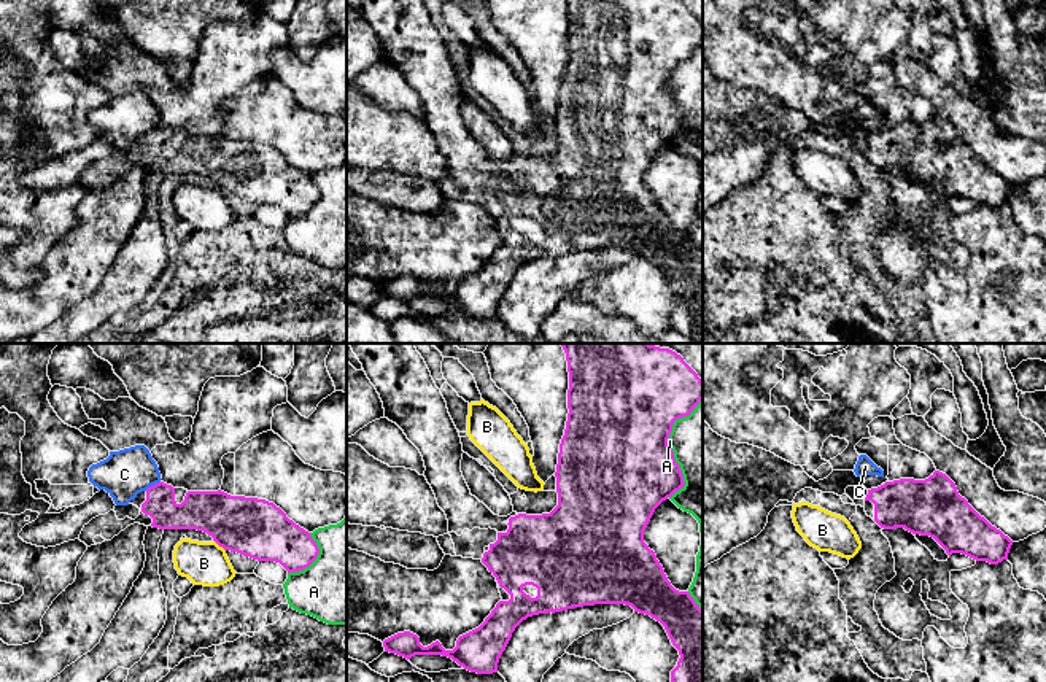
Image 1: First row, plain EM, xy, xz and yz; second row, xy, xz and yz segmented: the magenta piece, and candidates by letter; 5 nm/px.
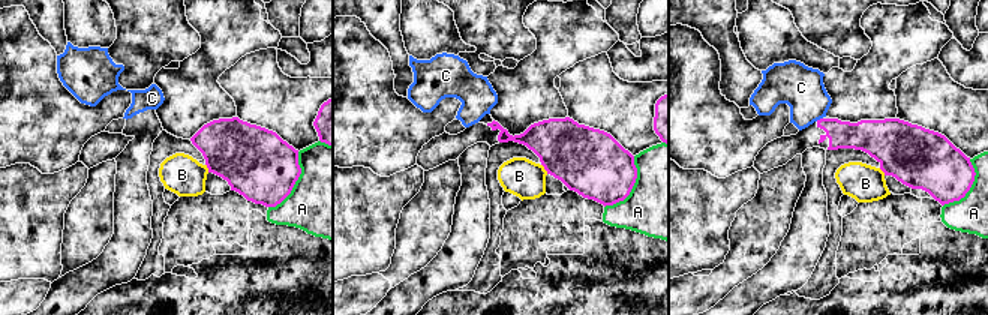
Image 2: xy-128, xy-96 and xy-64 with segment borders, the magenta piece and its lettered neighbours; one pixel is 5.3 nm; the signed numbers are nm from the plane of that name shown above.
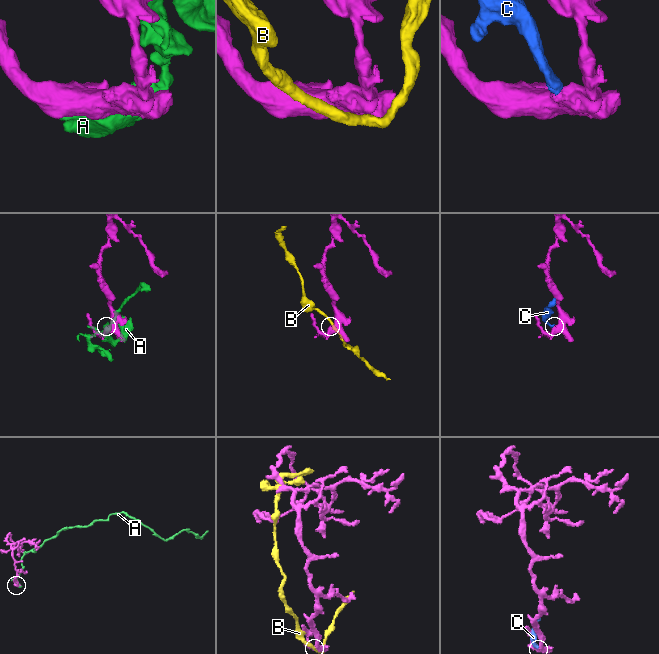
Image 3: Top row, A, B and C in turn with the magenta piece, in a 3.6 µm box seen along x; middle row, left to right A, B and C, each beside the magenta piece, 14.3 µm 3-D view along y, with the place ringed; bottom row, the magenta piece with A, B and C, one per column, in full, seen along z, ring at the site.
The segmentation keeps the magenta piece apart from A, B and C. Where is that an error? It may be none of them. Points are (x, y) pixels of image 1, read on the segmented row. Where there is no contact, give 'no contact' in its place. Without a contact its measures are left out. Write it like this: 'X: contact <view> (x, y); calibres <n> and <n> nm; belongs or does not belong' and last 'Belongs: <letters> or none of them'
A: contact xy (313, 560); calibres 260 and 400 nm; does not belong
B: contact xy (220, 546); calibres 300 and 220 nm; does not belong
C: contact xy (153, 485); calibres 170 and 240 nm; does not belong
Belongs: none of them

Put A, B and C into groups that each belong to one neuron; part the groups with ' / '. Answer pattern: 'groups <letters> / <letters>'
groups A / B / C

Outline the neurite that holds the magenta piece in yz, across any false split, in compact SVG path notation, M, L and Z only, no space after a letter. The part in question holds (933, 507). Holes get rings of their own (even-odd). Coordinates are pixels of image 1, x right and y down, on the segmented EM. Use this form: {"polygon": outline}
{"polygon": "M939 471L925 480L900 479L871 488L863 507L881 528L905 528L912 534L930 536L949 556L962 553L976 561L998 564L1008 560L1013 545Z"}

